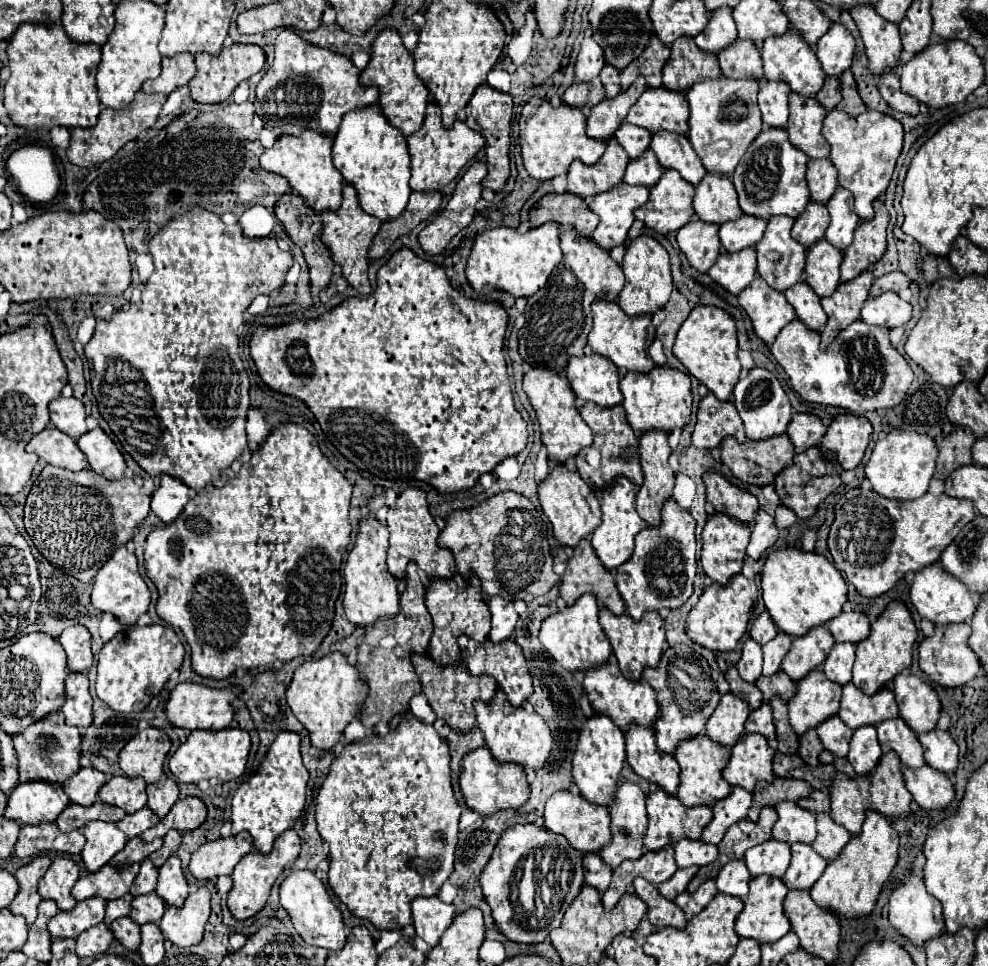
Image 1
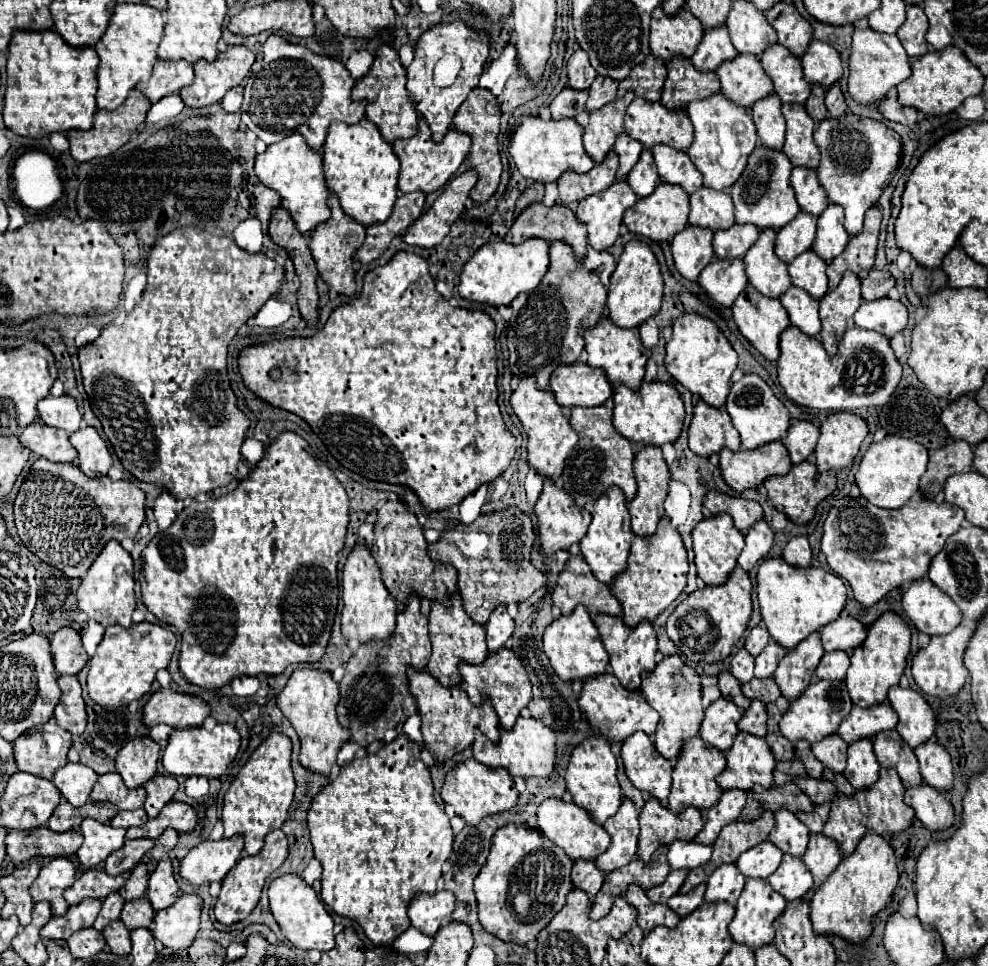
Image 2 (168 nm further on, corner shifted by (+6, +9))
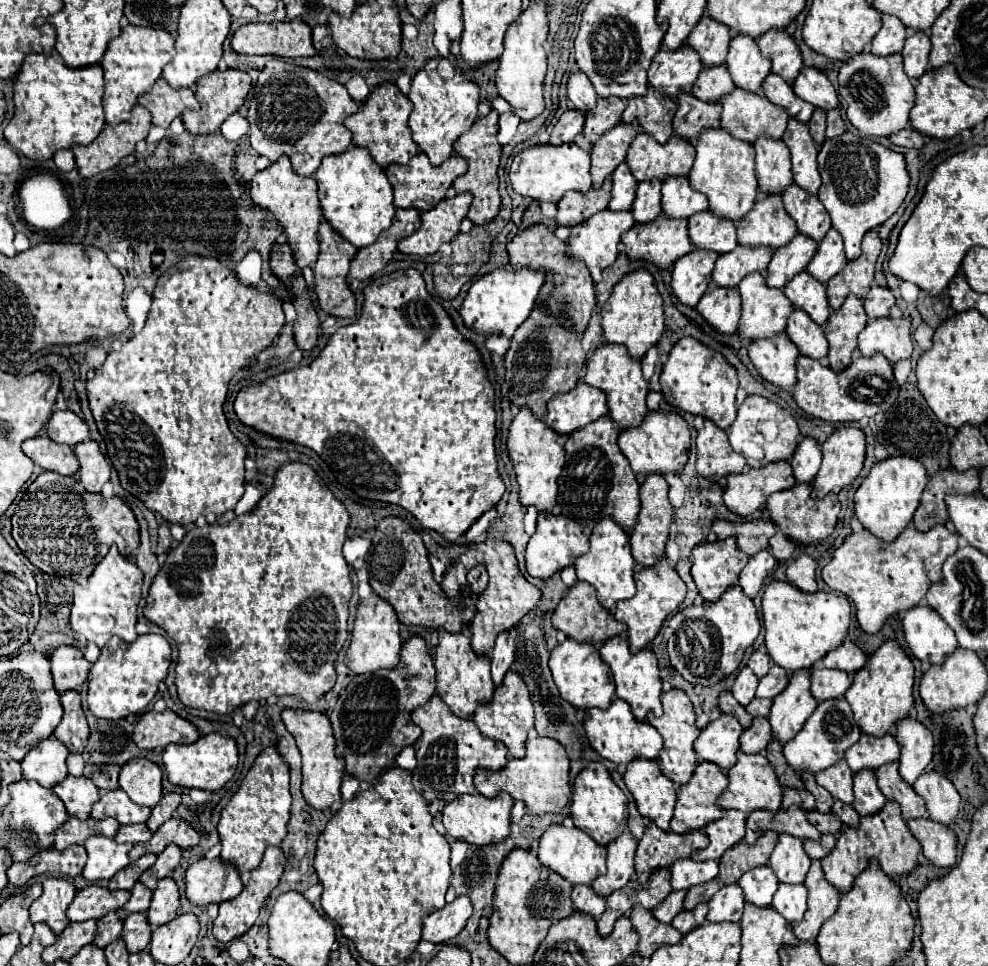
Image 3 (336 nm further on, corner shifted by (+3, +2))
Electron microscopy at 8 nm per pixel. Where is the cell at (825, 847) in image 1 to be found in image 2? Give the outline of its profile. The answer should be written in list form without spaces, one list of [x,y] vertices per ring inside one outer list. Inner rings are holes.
[[[810,835],[810,843],[808,843],[808,849],[806,849],[802,861],[814,877],[812,889],[808,889],[808,893],[802,897],[802,901],[810,903],[814,893],[820,889],[820,885],[834,873],[834,869],[842,861],[842,857],[840,857],[840,851],[836,849],[834,841],[828,841],[824,835]]]

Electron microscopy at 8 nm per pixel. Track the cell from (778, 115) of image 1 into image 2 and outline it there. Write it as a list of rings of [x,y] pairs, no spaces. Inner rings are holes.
[[[776,93],[764,101],[758,101],[752,107],[752,121],[756,125],[756,135],[760,139],[760,147],[782,151],[784,147],[784,117],[780,113],[780,101],[776,101]]]

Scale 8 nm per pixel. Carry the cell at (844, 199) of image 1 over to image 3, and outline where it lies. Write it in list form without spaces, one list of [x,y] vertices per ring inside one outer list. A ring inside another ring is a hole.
[[[831,228],[827,232],[827,236],[819,242],[817,254],[809,262],[807,272],[825,284],[829,278],[833,278],[837,272],[841,272],[841,268],[845,264],[847,264],[847,256],[843,252],[843,240],[841,240],[839,232],[835,232],[835,228]]]

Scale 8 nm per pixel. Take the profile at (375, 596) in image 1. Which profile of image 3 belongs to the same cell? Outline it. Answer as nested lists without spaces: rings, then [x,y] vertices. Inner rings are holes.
[[[371,594],[371,598],[361,600],[357,606],[357,616],[351,630],[351,642],[347,648],[347,664],[355,674],[375,672],[379,668],[393,668],[399,664],[399,650],[401,650],[401,636],[399,636],[399,620],[395,610],[381,598]]]

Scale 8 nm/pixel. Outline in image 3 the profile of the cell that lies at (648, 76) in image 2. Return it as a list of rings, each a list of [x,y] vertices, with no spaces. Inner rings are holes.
[[[647,88],[647,96],[633,96],[627,100],[627,108],[623,112],[623,120],[639,120],[645,132],[649,132],[657,142],[667,142],[673,134],[671,120],[677,110],[675,100],[667,100],[667,96],[659,96],[653,88]]]

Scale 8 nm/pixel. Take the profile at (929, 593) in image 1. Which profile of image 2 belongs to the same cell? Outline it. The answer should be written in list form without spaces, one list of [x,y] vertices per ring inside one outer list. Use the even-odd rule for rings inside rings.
[[[928,579],[914,581],[902,597],[902,609],[920,633],[930,637],[946,635],[962,623],[960,611],[946,593],[940,593]]]

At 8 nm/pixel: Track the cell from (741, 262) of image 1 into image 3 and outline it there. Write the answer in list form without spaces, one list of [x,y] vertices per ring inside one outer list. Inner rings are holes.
[[[711,284],[703,298],[697,304],[697,310],[703,318],[715,326],[719,332],[735,332],[739,326],[739,290],[737,288],[719,288]]]

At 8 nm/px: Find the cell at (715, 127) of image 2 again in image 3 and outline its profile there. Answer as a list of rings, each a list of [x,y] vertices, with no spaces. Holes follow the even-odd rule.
[[[703,128],[695,142],[695,164],[689,172],[689,182],[695,190],[703,192],[709,198],[709,208],[723,218],[739,220],[743,218],[755,202],[757,184],[755,184],[755,150],[743,140],[731,138],[727,128]]]

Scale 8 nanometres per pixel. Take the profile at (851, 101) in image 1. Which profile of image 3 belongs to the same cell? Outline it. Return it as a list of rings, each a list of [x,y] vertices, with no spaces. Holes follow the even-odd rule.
[[[839,106],[833,108],[831,112],[827,112],[827,138],[835,138],[841,136],[845,132],[845,122],[841,118],[841,110]]]

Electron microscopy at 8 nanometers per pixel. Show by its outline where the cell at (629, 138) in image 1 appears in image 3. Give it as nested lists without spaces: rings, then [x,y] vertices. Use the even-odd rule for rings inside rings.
[[[619,164],[619,168],[613,172],[613,196],[609,202],[611,210],[631,210],[633,198],[637,190],[637,180],[631,176],[631,170],[625,164]]]

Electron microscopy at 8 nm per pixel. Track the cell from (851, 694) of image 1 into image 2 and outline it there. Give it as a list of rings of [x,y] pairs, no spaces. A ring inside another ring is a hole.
[[[876,705],[876,709],[852,709],[848,721],[840,725],[838,735],[852,745],[858,739],[874,739],[880,731],[896,729],[898,717],[890,705]]]

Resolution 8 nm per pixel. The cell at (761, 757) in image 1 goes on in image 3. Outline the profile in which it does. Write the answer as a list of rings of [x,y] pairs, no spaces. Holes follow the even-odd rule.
[[[739,750],[737,752],[737,764],[727,772],[727,776],[729,776],[729,786],[717,800],[721,808],[737,808],[745,814],[757,810],[757,808],[767,808],[771,812],[779,810],[783,788],[779,786],[775,770],[771,768],[771,764],[767,764],[767,756],[763,752],[745,754]]]

